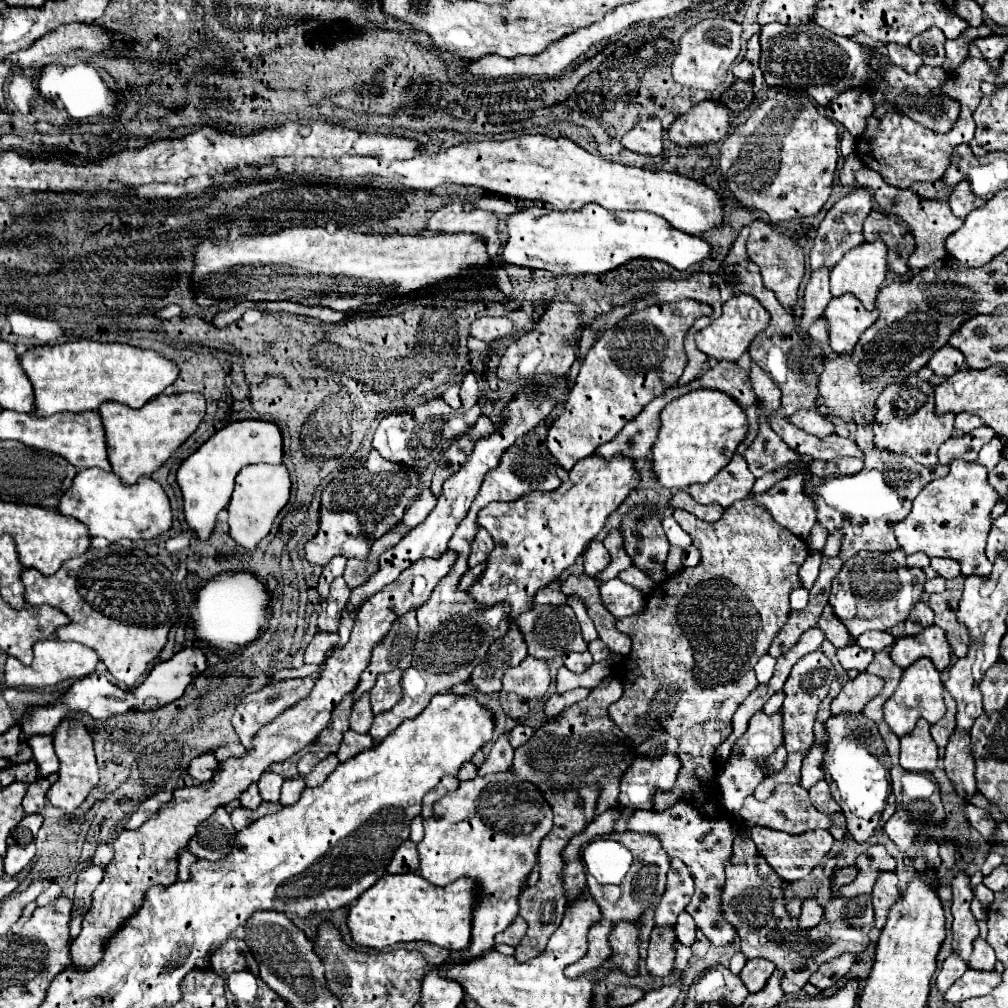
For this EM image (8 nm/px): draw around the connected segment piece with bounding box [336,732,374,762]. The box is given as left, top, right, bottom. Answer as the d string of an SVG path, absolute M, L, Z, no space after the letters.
M348 732L348 736L344 736L336 756L340 762L350 760L352 756L356 756L358 752L362 752L364 748L372 748L374 740L370 734L358 734L358 732Z

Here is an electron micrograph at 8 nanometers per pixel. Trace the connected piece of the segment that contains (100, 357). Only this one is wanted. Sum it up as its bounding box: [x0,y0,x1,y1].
[20,340,178,418]

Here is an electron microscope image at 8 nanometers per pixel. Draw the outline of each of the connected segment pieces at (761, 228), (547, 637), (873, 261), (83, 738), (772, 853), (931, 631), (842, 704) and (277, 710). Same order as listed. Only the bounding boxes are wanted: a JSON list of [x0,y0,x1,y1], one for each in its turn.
[[746,220,804,308],[516,604,588,660],[830,240,886,310],[46,718,98,812],[750,824,834,882],[890,626,952,672],[832,672,884,716],[232,676,316,748]]

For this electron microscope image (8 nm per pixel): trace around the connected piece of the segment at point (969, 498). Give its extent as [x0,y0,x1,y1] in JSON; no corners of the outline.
[892,460,998,578]

